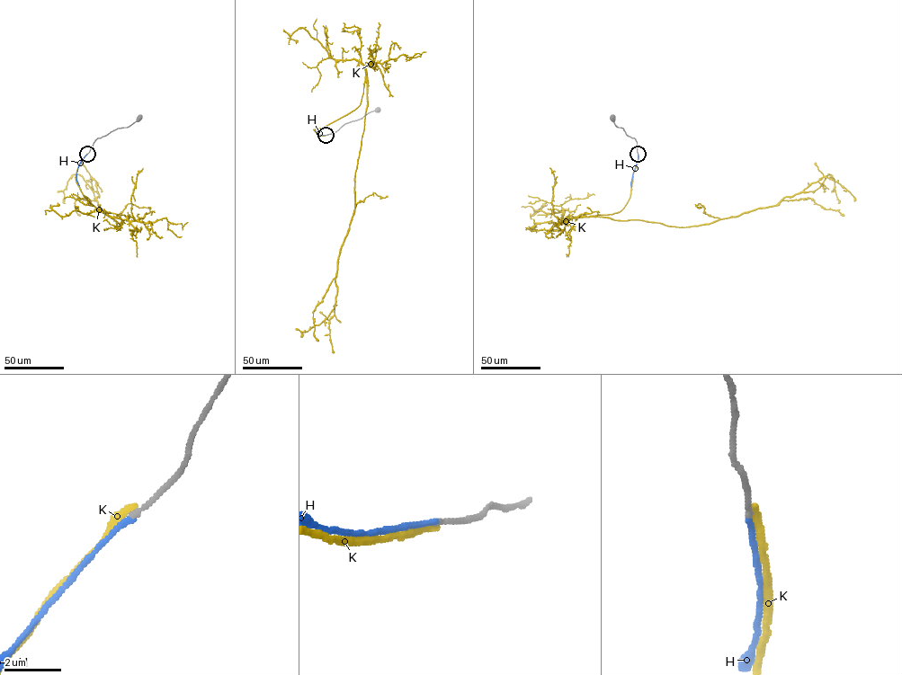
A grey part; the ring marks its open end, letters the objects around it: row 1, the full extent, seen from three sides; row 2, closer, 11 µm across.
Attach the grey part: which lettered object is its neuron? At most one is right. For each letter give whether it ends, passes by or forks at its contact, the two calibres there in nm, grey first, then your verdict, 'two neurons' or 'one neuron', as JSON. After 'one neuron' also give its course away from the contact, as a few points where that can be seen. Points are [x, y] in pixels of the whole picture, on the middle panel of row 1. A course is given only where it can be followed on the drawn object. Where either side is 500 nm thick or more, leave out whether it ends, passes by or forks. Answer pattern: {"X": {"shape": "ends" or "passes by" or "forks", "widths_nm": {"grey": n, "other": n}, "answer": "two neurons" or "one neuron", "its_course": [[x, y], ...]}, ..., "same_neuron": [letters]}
{"H": {"shape": "ends", "widths_nm": {"grey": 160, "other": 190}, "answer": "one neuron", "its_course": [[325, 135], [317, 133], [314, 129], [317, 128]]}, "K": {"shape": "ends", "widths_nm": {"grey": 170, "other": 260}, "answer": "two neurons"}, "same_neuron": ["H"]}

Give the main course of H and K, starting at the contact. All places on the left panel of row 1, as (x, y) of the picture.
H: (87, 154), (76, 172), (79, 187)
K: (87, 154), (75, 177), (83, 195), (100, 209), (129, 217), (116, 226), (78, 174), (67, 182), (65, 203)

